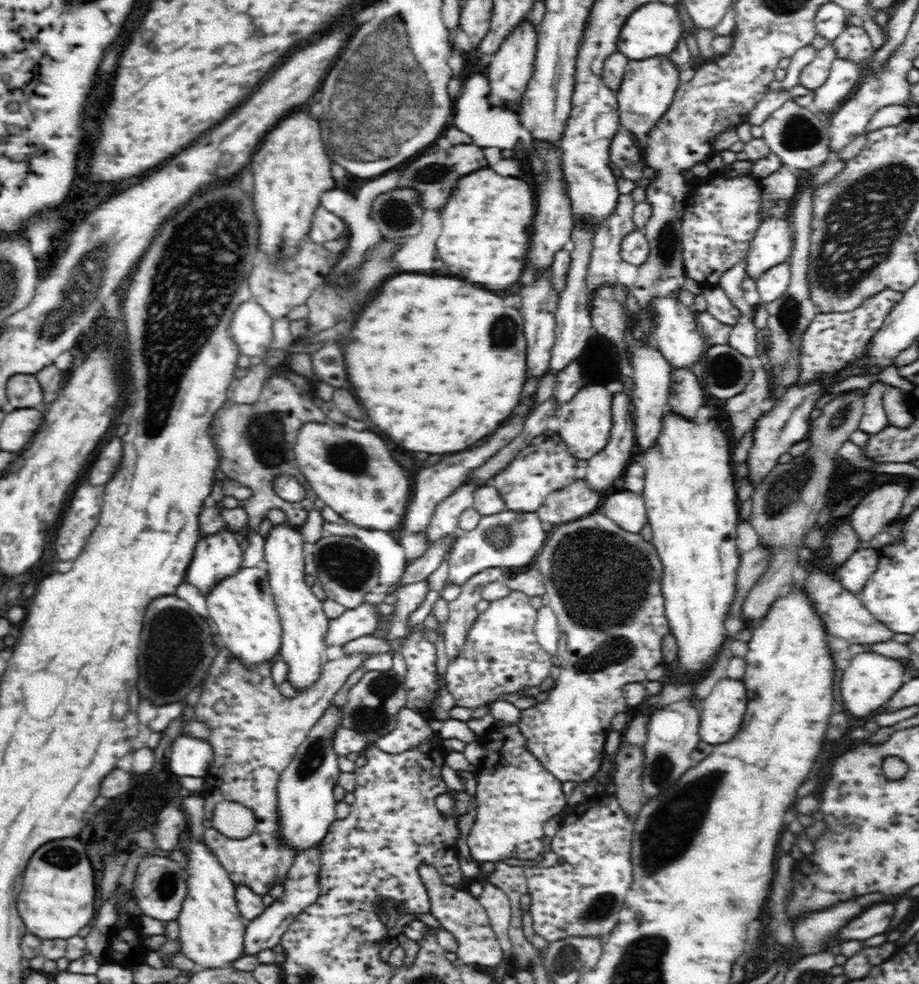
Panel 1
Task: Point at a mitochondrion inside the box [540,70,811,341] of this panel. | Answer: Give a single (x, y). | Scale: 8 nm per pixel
(663, 239)

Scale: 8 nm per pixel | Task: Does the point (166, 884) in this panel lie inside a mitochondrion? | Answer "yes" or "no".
yes

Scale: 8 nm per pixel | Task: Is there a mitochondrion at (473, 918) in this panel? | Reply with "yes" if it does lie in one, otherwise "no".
no

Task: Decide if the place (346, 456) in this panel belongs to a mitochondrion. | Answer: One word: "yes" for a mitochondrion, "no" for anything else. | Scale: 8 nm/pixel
yes

